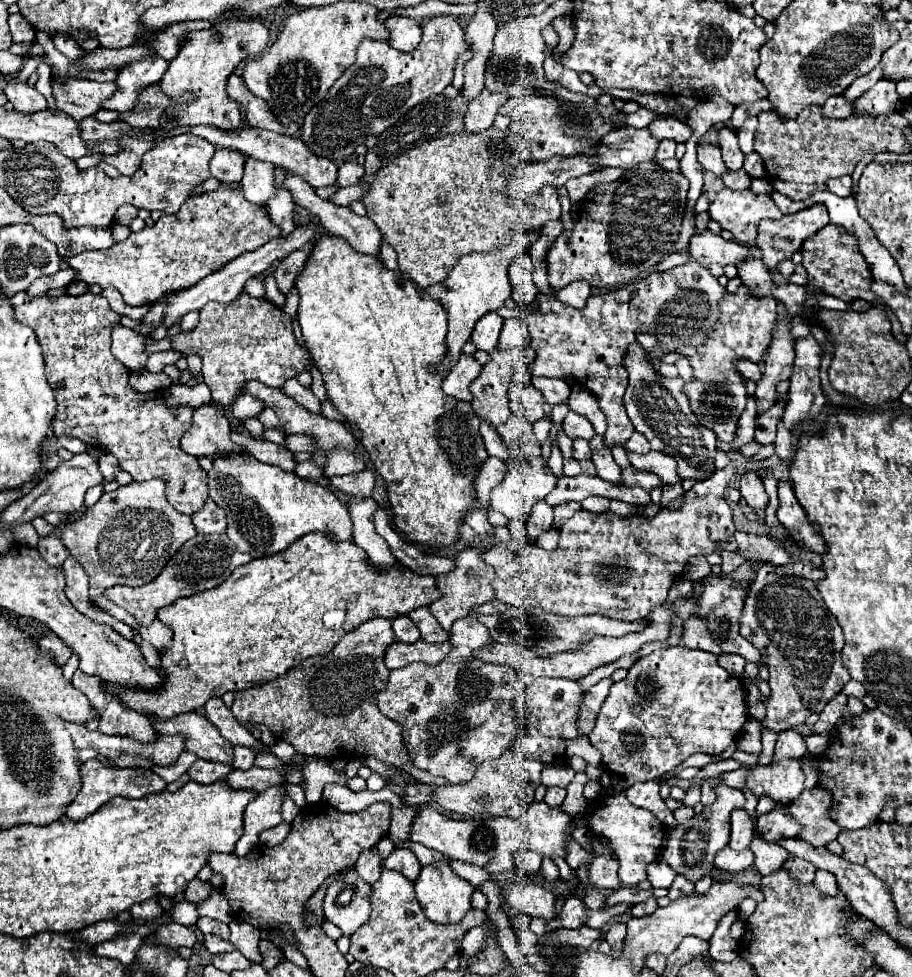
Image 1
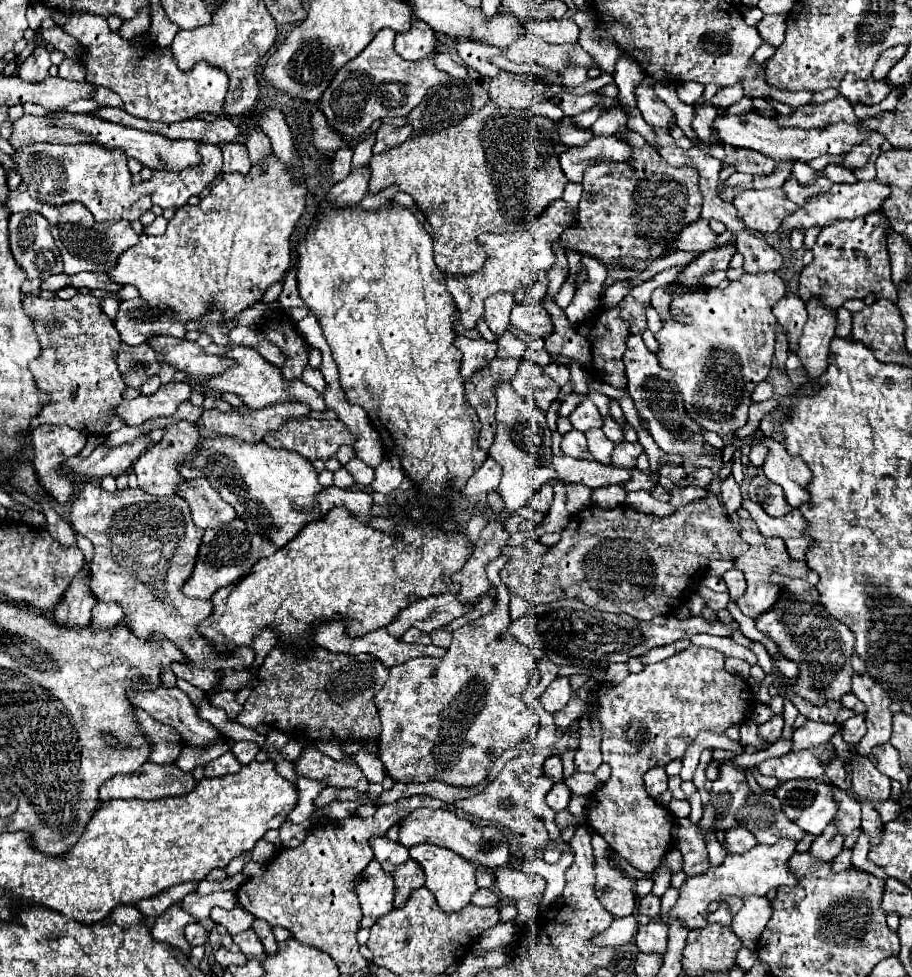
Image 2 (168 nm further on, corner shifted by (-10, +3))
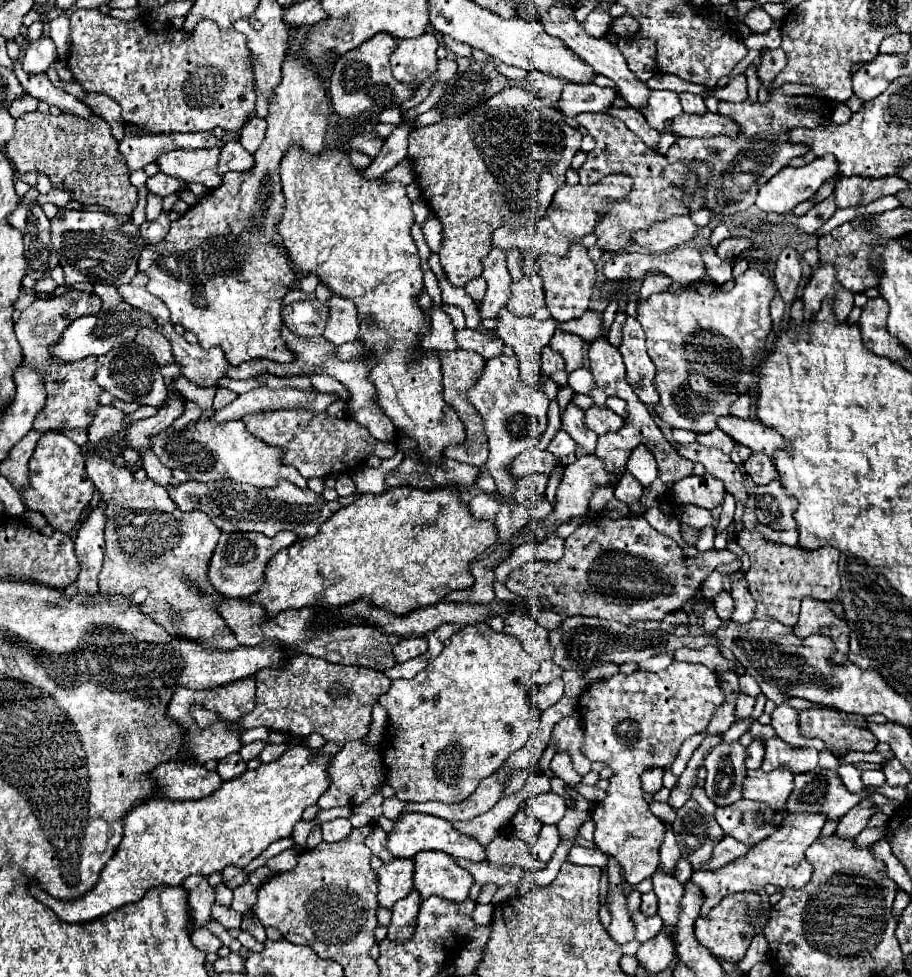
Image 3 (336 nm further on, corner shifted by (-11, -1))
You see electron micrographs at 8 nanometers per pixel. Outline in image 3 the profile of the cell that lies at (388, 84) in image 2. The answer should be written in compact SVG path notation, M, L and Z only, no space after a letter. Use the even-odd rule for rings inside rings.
M380 32L352 52L346 52L338 58L330 78L330 102L342 118L356 120L360 116L380 114L384 108L392 104L400 106L414 96L414 90L406 84L400 84L392 74L390 56L395 48L396 39Z

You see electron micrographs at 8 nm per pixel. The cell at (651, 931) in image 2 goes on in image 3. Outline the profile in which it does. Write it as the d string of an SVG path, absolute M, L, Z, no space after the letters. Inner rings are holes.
M634 912L634 914L630 914L630 918L636 926L636 940L640 944L654 938L662 930L662 924L664 924L658 914L656 916L644 916L644 912Z

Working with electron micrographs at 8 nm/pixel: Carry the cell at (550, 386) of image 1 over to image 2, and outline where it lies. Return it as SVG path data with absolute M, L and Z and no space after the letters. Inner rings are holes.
M549 364L547 368L545 368L545 374L547 376L551 376L551 380L553 382L557 382L557 386L559 388L563 388L567 382L569 382L569 366L567 364Z

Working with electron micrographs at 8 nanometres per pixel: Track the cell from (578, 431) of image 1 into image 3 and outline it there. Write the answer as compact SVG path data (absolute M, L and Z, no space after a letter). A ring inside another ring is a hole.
M592 406L586 410L586 426L596 434L615 432L624 426L624 420L606 406Z

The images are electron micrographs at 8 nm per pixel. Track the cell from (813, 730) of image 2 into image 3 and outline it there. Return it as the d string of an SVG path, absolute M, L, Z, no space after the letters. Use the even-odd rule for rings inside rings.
M810 708L800 712L800 732L806 738L820 738L830 752L840 752L840 756L846 756L848 752L872 752L878 744L876 736L868 730L868 722L860 714L844 714L836 712L832 708Z

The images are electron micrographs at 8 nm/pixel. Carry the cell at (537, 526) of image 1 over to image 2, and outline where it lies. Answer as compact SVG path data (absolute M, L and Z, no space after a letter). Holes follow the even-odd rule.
M545 484L543 488L539 488L529 500L529 506L541 514L549 514L551 504L553 504L553 486L551 484Z

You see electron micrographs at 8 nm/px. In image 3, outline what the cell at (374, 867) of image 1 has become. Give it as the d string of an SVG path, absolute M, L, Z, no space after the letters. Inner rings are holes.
M380 826L372 828L370 836L366 838L366 846L368 846L376 856L380 856L384 862L392 860L390 852L388 852L388 848L386 848L386 832L384 832Z

